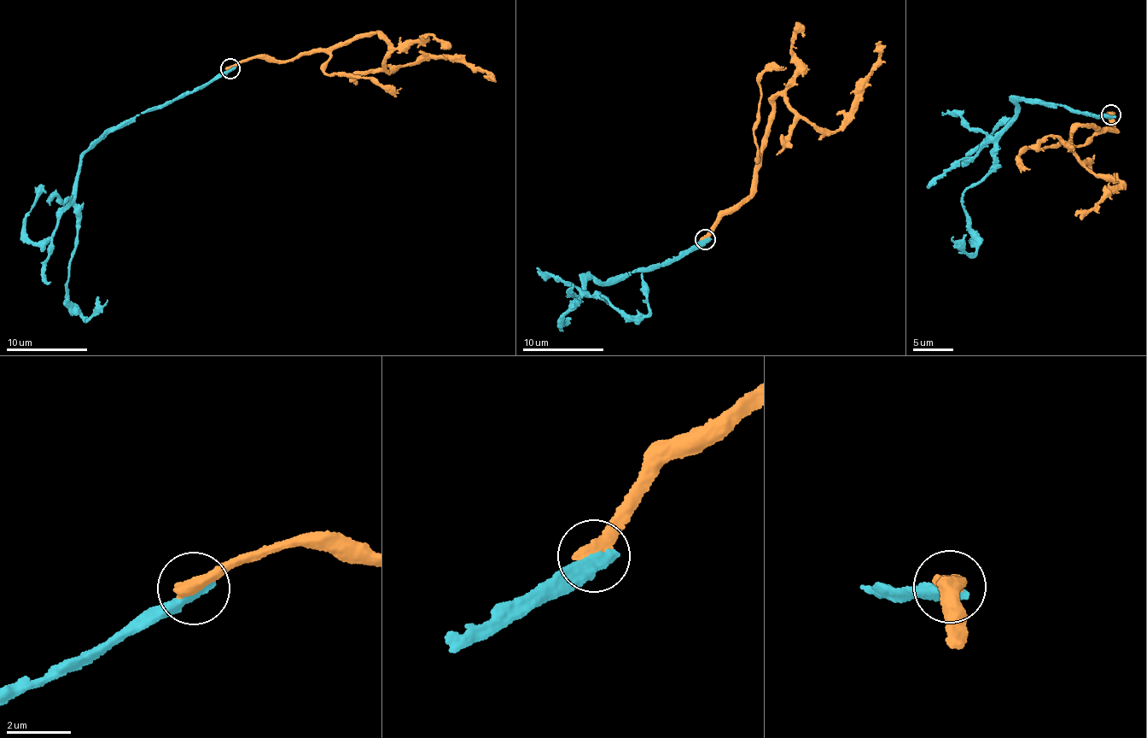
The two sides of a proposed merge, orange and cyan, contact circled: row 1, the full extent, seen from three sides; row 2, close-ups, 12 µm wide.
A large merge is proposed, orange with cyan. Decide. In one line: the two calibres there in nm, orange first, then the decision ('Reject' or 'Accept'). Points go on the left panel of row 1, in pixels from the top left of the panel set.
Thickness 500 nm (orange) against 480 nm. Reject

